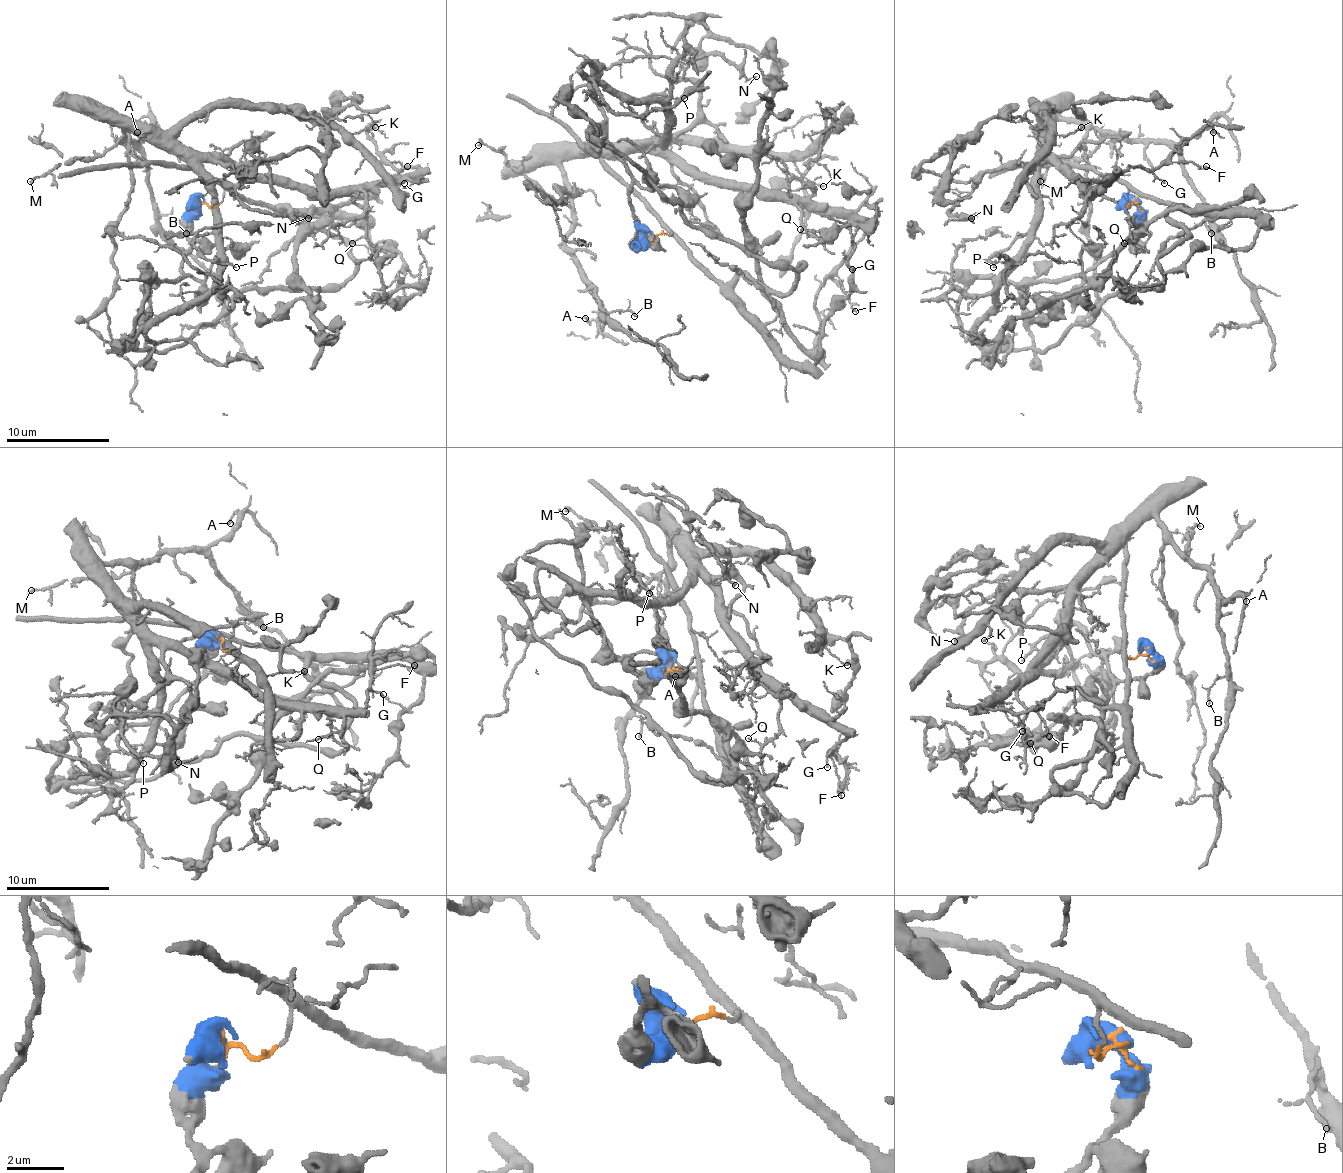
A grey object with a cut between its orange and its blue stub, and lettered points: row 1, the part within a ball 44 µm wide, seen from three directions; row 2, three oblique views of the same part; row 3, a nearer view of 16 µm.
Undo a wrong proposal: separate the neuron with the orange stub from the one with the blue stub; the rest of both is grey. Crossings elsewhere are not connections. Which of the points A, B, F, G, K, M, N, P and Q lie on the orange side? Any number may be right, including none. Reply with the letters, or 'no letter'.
no letter

